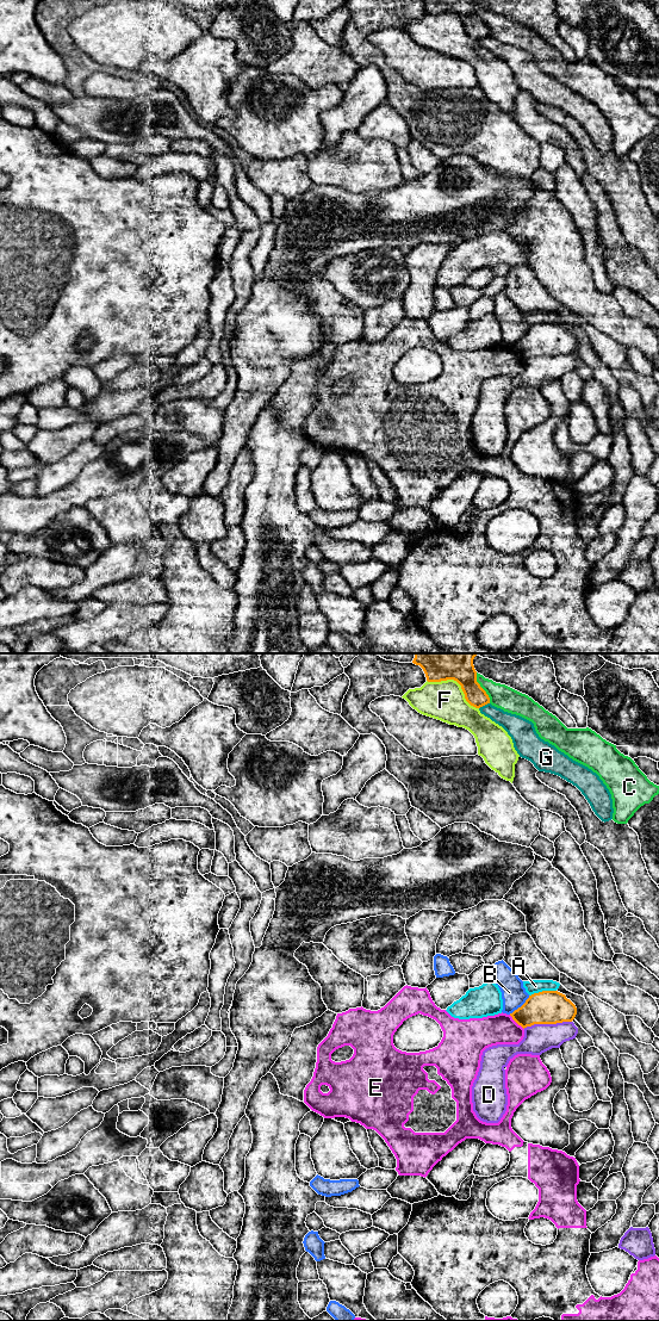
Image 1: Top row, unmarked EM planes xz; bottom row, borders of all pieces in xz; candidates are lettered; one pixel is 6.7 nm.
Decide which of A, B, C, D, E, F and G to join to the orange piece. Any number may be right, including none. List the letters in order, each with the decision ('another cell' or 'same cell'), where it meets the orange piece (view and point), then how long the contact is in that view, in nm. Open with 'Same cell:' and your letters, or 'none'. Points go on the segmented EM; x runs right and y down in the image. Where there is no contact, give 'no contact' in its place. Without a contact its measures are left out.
Same cell: none
A: another cell | xz (542, 991) | 190 nm
B: another cell | xz (521, 1006) | 190 nm
C: another cell | xz (482, 688) | 220 nm
D: another cell | xz (547, 1023) | 340 nm
E: another cell | xz (516, 1022) | 140 nm
F: another cell | xz (457, 681) | 400 nm
G: another cell | xz (484, 705) | 80 nm

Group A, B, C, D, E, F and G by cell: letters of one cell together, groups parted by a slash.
A / B / C / D / E / F / G

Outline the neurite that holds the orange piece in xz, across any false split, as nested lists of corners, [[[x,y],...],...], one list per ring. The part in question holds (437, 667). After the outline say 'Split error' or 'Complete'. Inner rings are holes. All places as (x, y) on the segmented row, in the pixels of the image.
[[[415,653],[412,663],[423,669],[428,682],[456,681],[466,701],[480,708],[490,703],[490,697],[477,682],[473,665],[475,656],[475,653]]]. Complete

